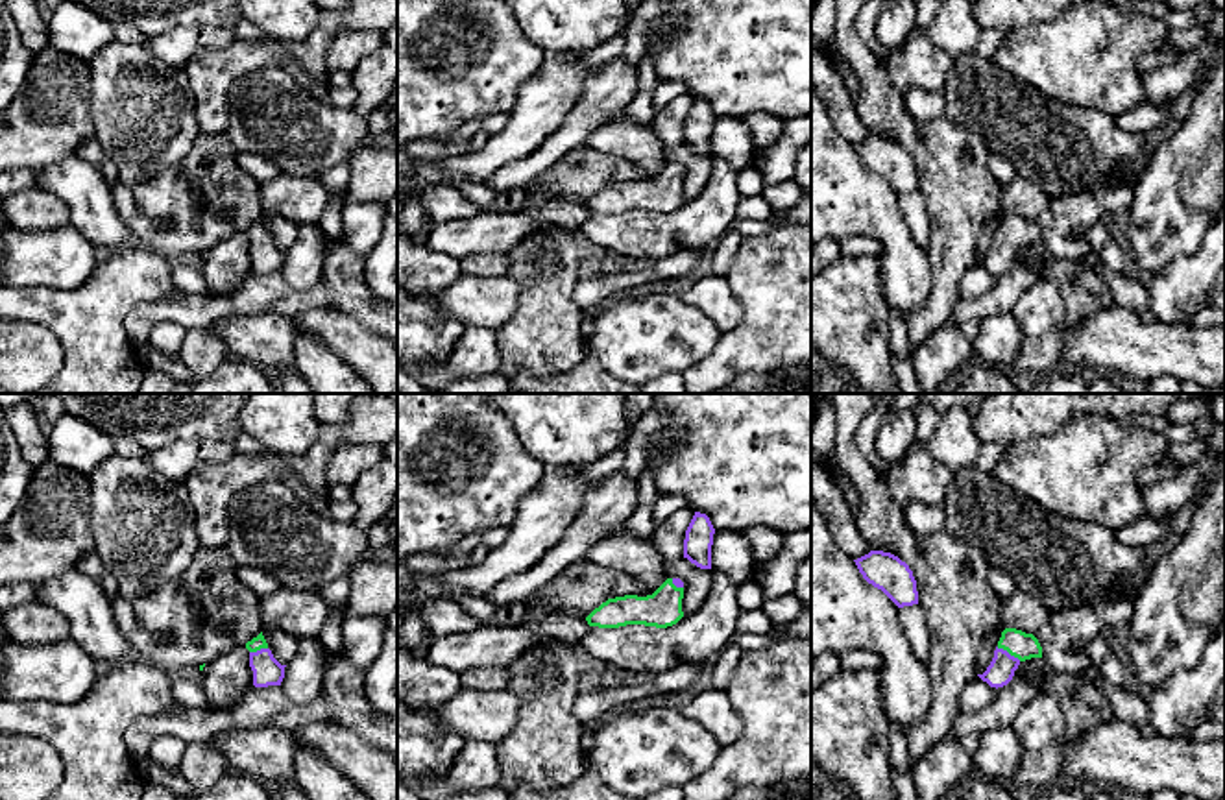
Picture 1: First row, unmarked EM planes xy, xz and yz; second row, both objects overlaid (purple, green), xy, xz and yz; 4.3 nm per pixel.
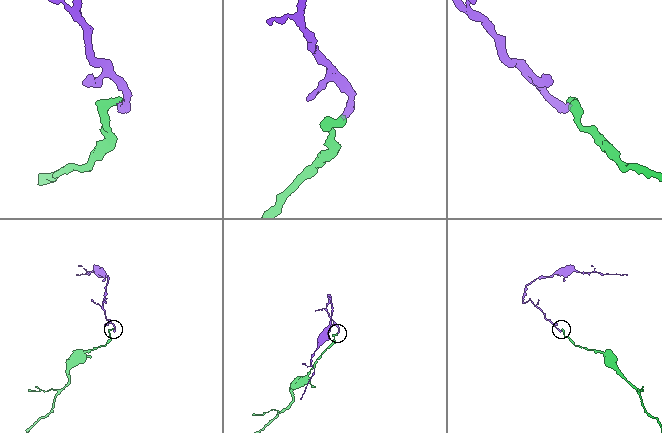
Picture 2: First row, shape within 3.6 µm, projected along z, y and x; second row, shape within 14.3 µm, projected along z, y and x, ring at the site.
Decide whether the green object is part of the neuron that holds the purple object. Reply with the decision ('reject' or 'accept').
accept

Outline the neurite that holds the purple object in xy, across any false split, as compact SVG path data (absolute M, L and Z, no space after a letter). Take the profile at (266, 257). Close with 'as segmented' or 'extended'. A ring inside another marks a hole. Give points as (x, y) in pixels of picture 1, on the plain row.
M262 218L251 227L248 227L246 235L249 236L249 253L253 257L253 272L255 273L281 272L286 251L281 251L273 244Z; extended

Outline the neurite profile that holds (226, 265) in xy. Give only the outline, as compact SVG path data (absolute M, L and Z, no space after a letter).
M246 231L233 233L207 248L200 268L211 296L225 297L235 294L253 272Z

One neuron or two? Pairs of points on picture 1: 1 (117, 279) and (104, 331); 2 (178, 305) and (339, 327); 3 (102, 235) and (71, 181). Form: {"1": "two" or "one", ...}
{"1": "one", "2": "two", "3": "one"}

